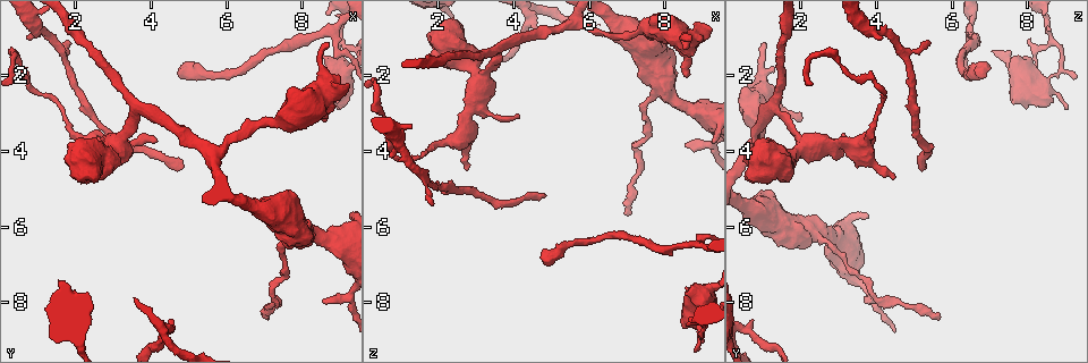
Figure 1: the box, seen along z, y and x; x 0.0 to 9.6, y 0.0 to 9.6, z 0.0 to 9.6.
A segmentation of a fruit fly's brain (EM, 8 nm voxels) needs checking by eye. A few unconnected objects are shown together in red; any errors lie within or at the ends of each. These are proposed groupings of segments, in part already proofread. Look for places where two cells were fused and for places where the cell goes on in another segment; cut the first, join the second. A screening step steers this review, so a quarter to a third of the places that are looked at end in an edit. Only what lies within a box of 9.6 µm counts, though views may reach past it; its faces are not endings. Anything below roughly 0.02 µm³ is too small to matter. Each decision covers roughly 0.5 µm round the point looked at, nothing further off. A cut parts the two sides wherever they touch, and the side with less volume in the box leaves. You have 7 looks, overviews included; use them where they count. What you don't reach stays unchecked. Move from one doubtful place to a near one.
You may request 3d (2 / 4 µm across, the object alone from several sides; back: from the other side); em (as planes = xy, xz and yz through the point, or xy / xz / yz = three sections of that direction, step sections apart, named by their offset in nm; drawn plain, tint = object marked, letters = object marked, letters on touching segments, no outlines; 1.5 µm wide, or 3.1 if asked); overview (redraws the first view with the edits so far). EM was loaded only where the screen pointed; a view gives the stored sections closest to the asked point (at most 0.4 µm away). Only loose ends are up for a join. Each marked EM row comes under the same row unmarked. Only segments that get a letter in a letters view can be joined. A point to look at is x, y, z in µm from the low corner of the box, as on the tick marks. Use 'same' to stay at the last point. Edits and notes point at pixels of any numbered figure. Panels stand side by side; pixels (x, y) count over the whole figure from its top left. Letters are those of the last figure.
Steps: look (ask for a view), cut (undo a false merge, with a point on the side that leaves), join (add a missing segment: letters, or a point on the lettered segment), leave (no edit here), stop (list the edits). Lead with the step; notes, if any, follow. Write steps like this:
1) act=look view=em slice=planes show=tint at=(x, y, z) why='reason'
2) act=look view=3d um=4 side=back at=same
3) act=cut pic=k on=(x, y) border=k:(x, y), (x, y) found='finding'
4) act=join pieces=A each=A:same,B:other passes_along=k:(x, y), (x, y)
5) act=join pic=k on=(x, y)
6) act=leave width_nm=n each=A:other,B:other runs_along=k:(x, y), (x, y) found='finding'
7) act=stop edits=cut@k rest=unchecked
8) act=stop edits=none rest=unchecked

act=look view=3d um=4 at=(1.90, 3.55, 3.85) why='sudden change in width'

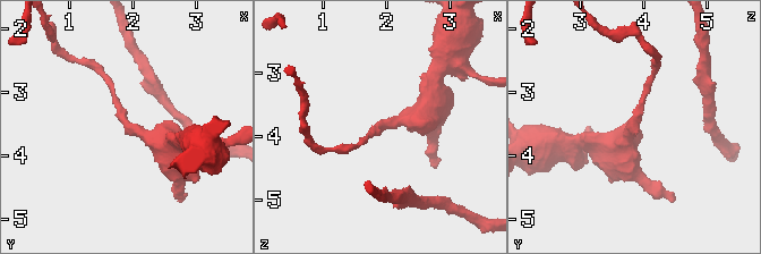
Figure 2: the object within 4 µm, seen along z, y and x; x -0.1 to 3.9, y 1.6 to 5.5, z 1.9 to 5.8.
act=look view=em slice=xy step=8 show=tint at=(1.95, 3.60, 3.85)

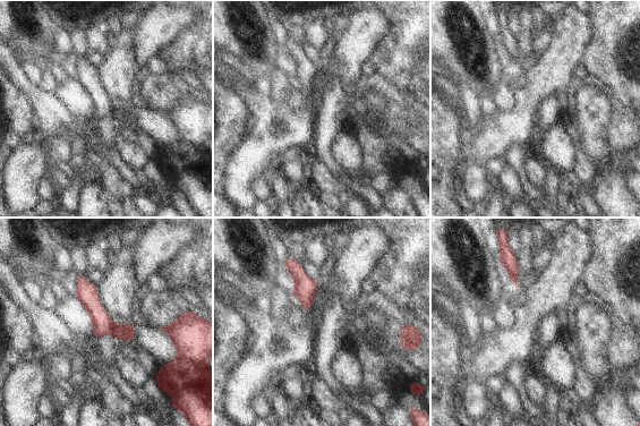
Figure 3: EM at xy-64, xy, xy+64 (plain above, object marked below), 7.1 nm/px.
act=look view=em slice=yz step=8 show=letters at=same

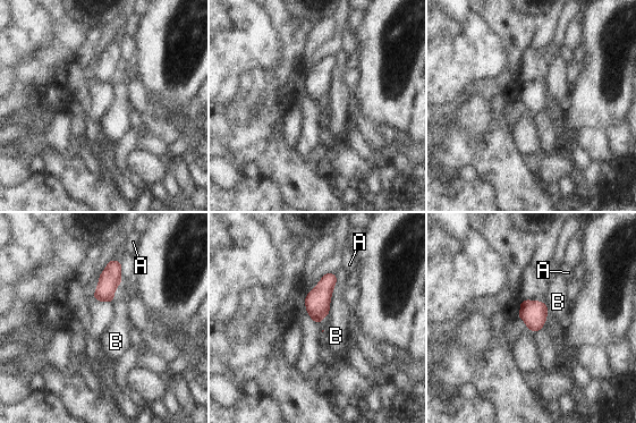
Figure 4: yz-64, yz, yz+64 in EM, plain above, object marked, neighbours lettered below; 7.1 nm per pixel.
act=leave each=A:other,B:other found='one cell here'

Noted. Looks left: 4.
act=look view=3d um=4 at=(0.95, 0.75, 3.70) why='thick turns thin'

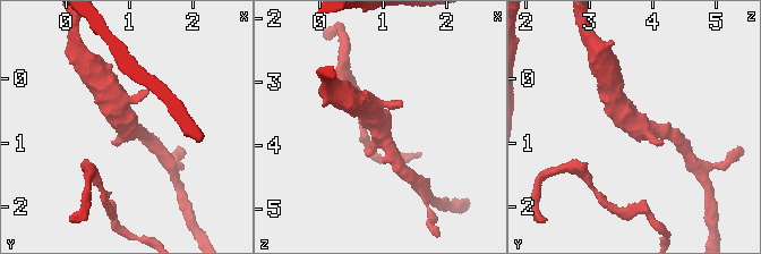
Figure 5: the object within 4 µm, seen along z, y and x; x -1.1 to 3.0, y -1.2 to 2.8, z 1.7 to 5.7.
act=look view=em slice=yz step=8 show=letters at=(0.95, 0.70, 3.65) why='need the tissue'

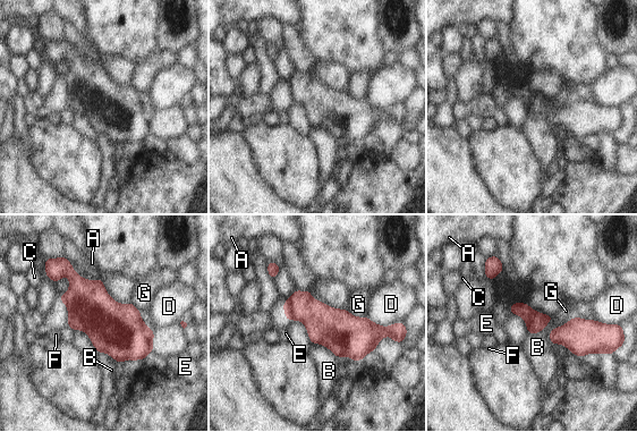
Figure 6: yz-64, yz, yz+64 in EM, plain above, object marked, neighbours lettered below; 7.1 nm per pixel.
act=look view=em slice=planes show=letters at=same why='cut it another way'

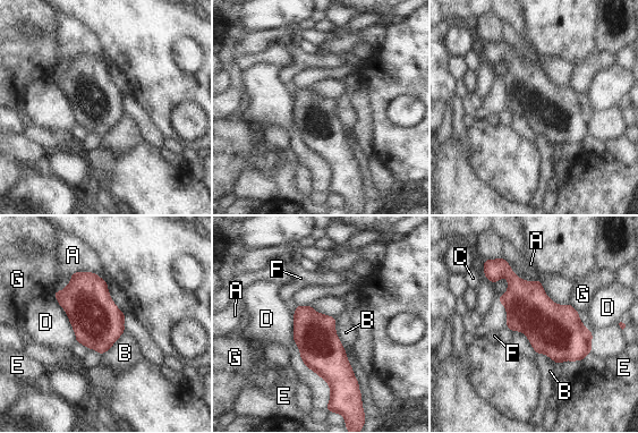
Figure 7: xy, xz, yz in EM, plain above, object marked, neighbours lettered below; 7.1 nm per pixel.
act=leave longest_contact=D:400nm each=A:other,B:other,C:other,D:other,E:other,F:other,G:other border=7:(334, 317), (335, 334), (345, 348) found='all the same cell'

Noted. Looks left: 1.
act=stop edits=none rest=unchecked

